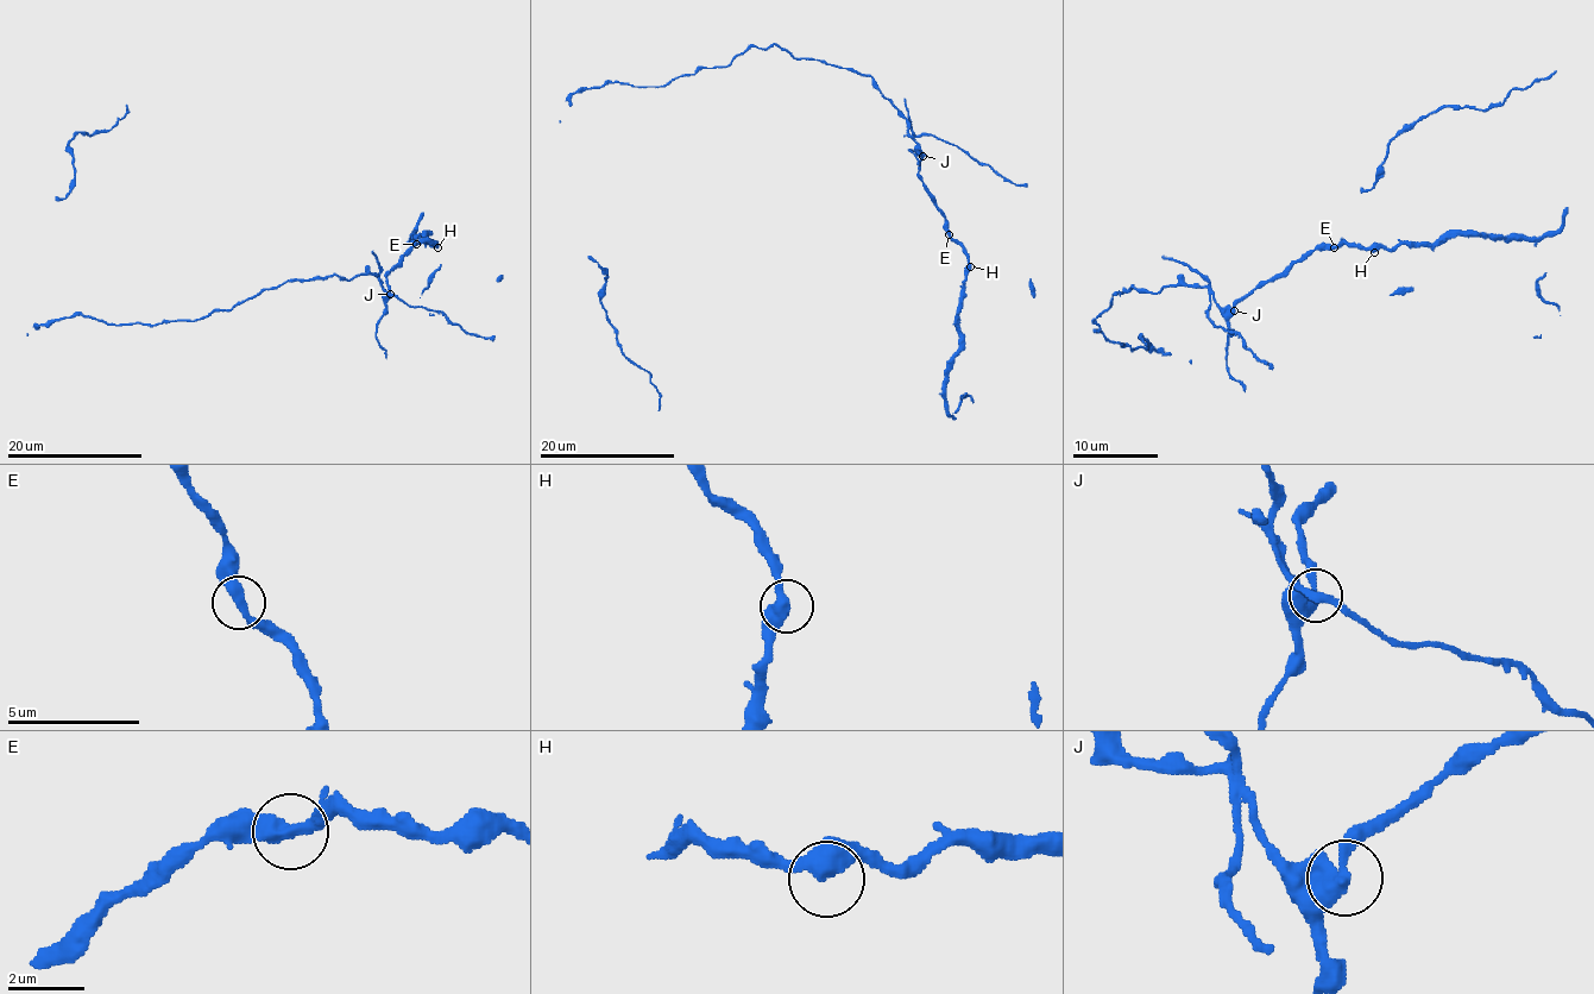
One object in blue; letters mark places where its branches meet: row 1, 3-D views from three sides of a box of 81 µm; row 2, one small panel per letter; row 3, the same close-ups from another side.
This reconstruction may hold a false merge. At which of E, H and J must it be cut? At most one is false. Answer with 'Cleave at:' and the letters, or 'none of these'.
Cleave at: J

